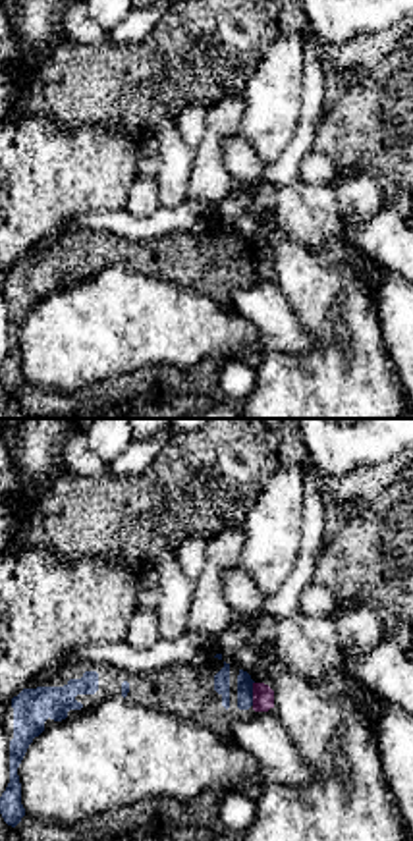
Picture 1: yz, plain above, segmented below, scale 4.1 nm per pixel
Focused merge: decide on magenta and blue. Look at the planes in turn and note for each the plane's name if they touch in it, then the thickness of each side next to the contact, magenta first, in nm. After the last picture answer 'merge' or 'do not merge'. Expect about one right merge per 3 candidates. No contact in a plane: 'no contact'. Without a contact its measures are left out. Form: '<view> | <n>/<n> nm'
yz | 100/60 nm

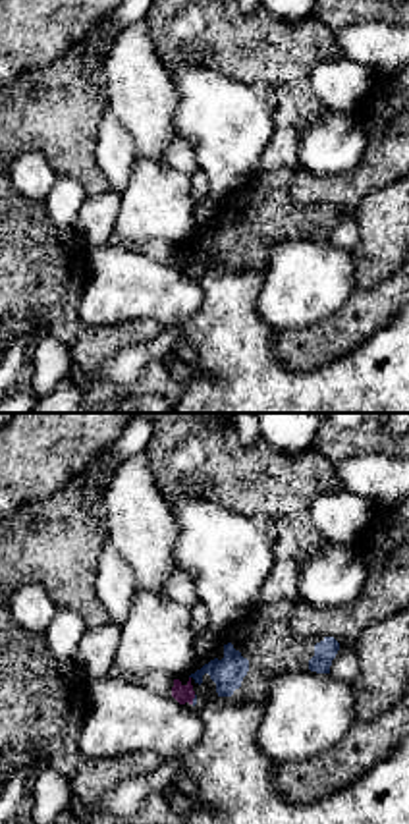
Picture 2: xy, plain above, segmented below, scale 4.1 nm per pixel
xy | 80/20 nm

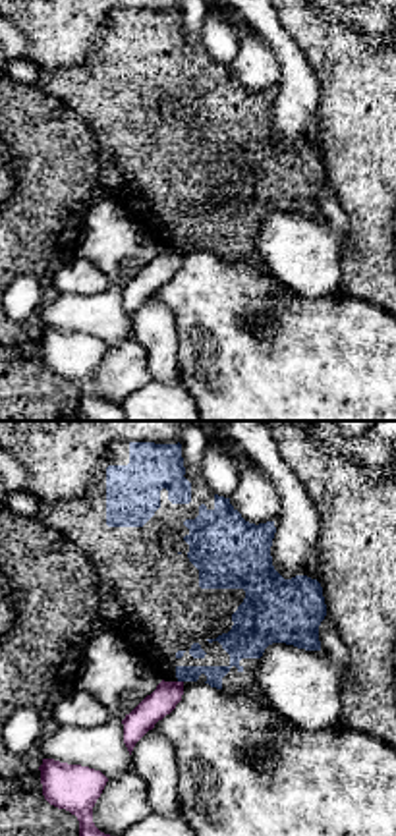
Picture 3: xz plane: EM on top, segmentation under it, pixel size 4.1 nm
xz | 110/70 nm

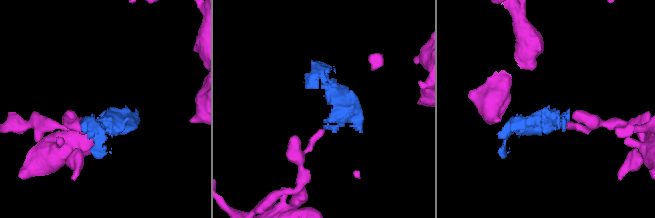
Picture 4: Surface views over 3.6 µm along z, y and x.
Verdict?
do not merge

